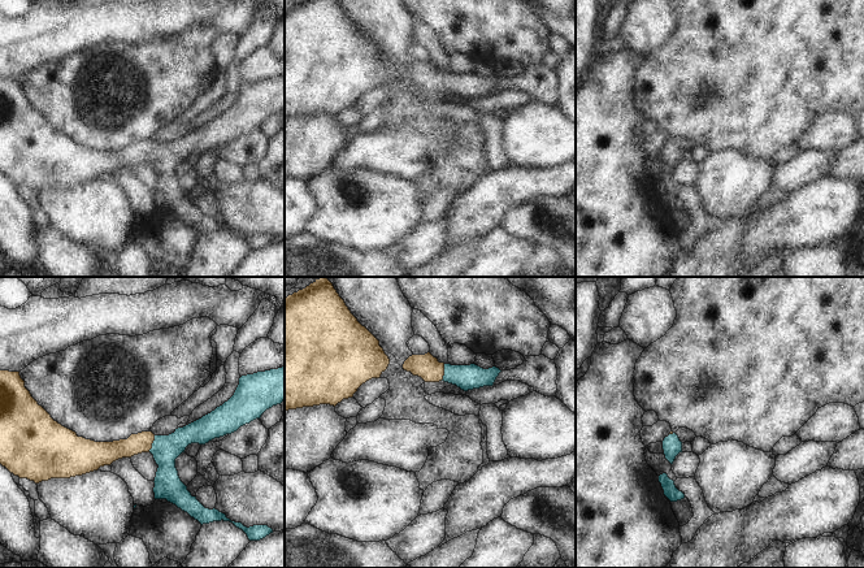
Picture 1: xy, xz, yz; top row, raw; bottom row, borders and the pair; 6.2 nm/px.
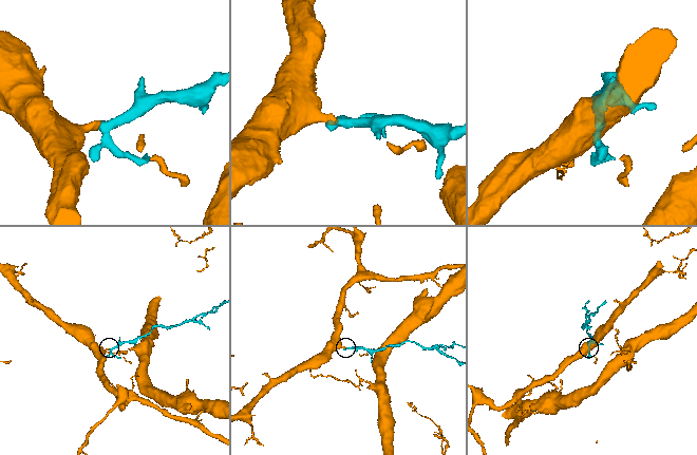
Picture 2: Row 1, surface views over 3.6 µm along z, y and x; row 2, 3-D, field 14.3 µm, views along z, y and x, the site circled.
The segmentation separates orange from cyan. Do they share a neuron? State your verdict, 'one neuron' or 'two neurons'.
one neuron

